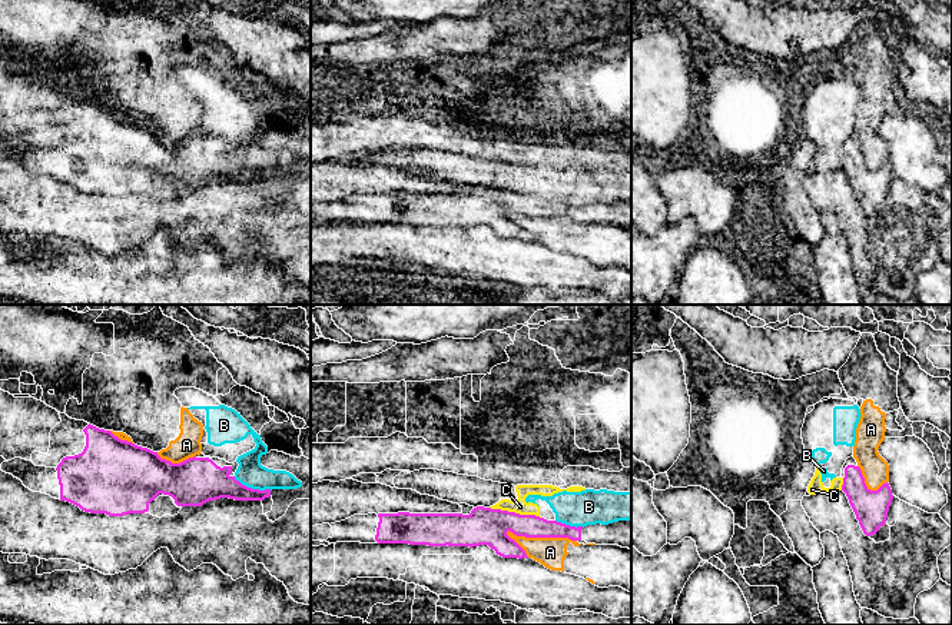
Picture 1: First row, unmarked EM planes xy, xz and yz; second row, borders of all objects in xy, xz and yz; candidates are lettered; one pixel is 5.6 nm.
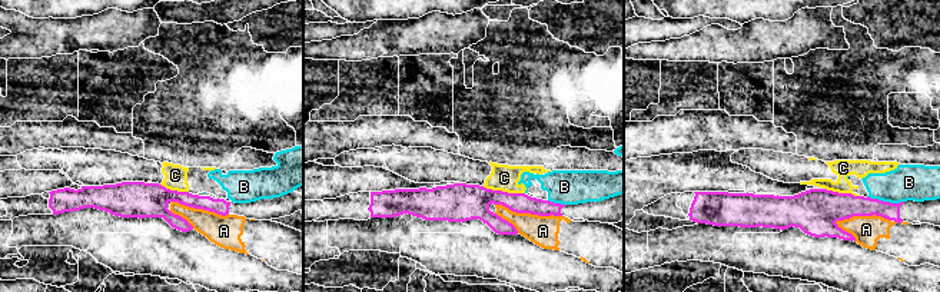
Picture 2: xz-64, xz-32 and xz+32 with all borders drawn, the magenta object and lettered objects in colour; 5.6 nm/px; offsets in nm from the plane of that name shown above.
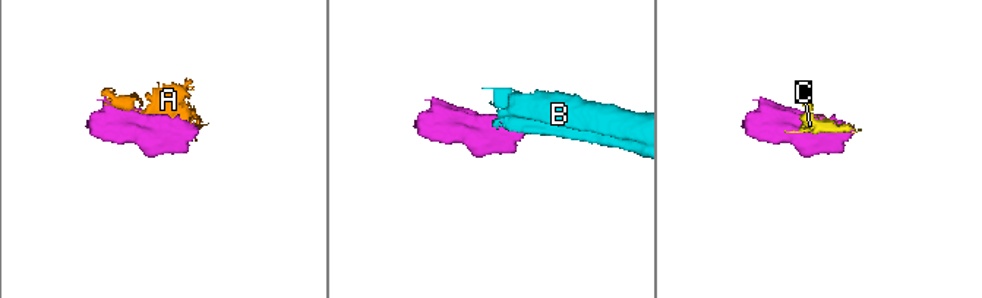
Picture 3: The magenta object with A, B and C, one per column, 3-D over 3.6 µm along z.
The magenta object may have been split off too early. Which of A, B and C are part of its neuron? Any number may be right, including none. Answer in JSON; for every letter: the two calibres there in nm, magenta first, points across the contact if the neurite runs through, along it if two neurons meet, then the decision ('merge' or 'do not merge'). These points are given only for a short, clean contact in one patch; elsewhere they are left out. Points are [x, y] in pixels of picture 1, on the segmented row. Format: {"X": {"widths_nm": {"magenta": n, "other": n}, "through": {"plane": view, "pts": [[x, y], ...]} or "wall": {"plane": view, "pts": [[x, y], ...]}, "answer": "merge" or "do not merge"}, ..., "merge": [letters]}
{"A": {"widths_nm": {"magenta": 140, "other": 160}, "answer": "do not merge"}, "B": {"widths_nm": {"magenta": 200, "other": 150}, "wall": {"plane": "xy", "pts": [[234, 476], [248, 486], [271, 489]]}, "answer": "do not merge"}, "C": {"widths_nm": {"magenta": 200, "other": 80}, "wall": {"plane": "xz", "pts": [[490, 507], [520, 514], [534, 514], [540, 518]]}, "answer": "do not merge"}, "merge": []}

